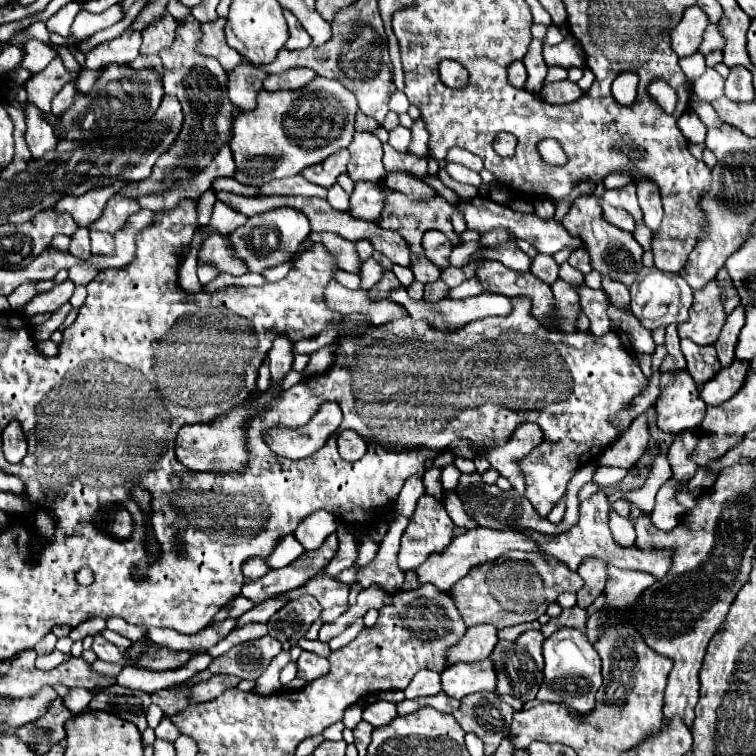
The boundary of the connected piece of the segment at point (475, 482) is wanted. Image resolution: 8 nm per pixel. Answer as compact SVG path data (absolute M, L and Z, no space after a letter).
M470 473L470 475L460 475L458 487L456 487L456 495L460 497L468 517L472 517L480 527L488 527L488 529L534 529L546 535L554 535L554 533L564 533L572 527L572 523L578 521L578 509L576 509L576 495L572 495L572 501L568 501L568 513L562 519L562 523L554 525L546 519L542 519L536 509L532 509L532 503L524 497L518 495L516 491L502 491L496 485L486 485L482 481L480 473Z

